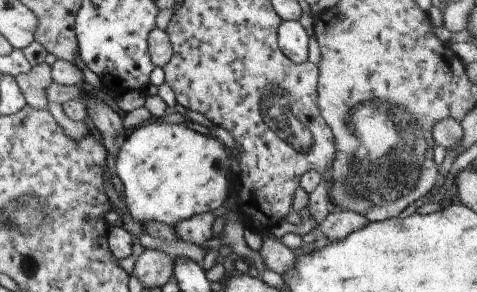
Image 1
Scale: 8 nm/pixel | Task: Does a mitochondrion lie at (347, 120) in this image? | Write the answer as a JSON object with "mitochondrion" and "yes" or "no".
{"mitochondrion":"yes"}

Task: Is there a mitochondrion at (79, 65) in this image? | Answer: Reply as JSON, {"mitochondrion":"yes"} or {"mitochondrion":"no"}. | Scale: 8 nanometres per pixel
{"mitochondrion":"no"}

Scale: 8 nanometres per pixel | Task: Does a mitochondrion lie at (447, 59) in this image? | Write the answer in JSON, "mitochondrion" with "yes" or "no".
{"mitochondrion":"no"}

